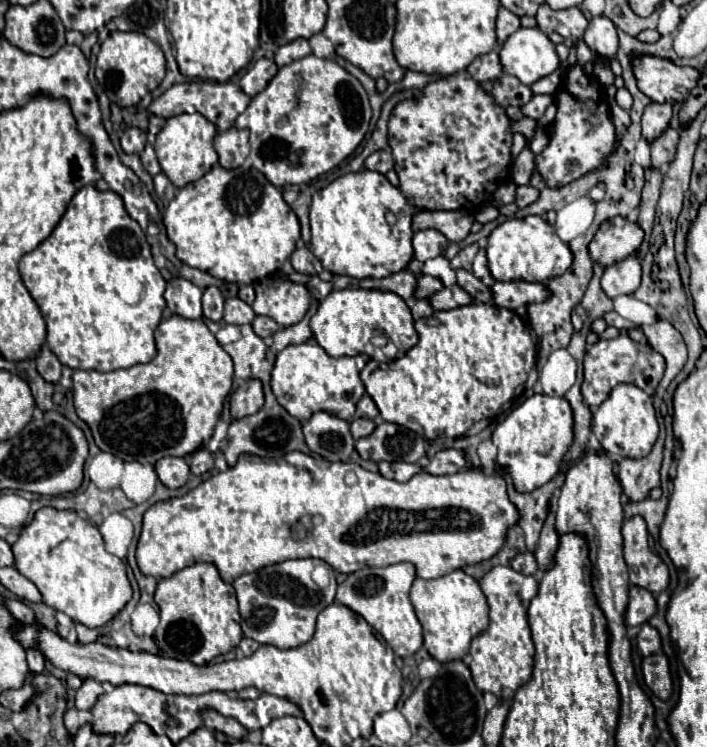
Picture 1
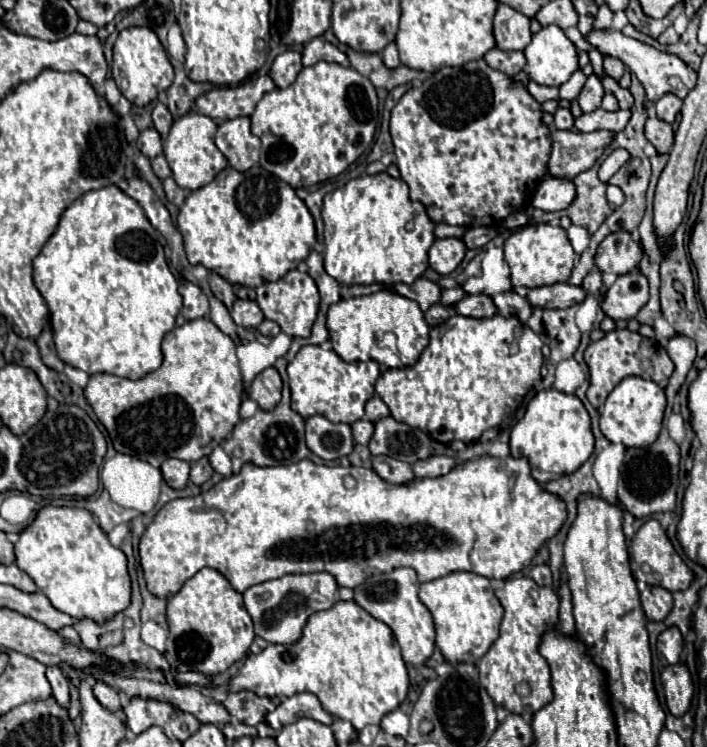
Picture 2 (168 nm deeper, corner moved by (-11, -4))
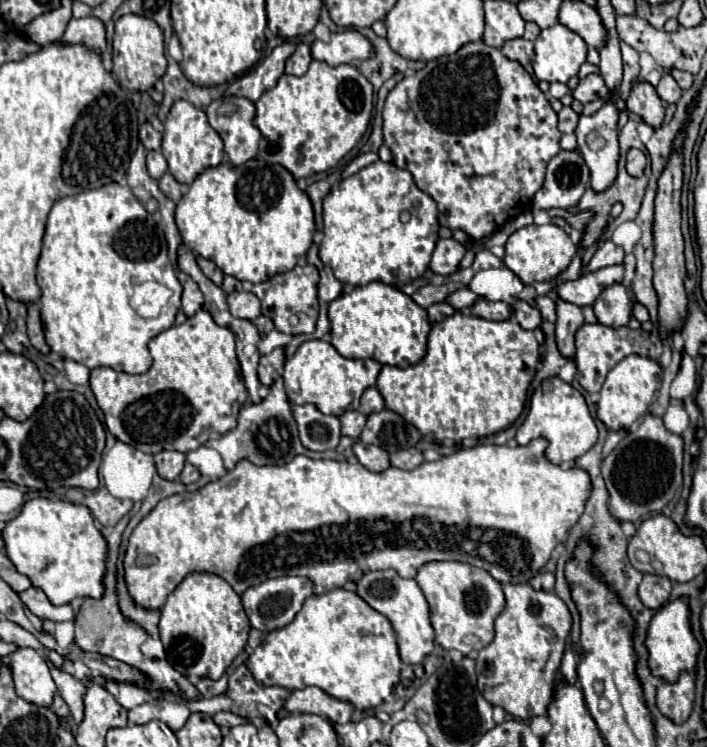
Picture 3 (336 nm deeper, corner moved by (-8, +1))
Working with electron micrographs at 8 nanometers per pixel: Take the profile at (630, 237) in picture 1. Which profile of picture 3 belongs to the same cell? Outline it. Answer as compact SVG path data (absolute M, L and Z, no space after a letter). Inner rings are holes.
M606 240L596 250L596 254L592 256L592 260L588 264L588 270L594 272L594 270L606 268L606 266L614 266L614 264L622 264L622 262L624 262L624 248L616 246L612 240Z

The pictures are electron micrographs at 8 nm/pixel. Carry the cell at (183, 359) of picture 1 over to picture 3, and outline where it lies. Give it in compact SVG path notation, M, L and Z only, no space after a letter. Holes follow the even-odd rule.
M202 308L194 316L186 318L184 324L172 326L154 336L150 340L150 352L154 364L144 374L130 376L112 368L94 368L90 372L90 388L104 412L104 422L120 442L130 444L146 454L158 454L160 450L178 450L186 454L206 444L212 432L224 434L236 426L238 410L246 402L248 392L236 360L234 334L228 328L218 326Z

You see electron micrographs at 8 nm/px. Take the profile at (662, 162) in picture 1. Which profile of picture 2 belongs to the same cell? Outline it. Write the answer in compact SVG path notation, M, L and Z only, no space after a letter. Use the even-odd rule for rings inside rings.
M655 115L645 123L645 137L657 147L657 153L669 153L673 147L673 129L669 123L663 123Z

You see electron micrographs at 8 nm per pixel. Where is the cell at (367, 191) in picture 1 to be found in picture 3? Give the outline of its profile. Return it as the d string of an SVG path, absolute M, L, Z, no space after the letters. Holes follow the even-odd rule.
M376 160L360 172L344 178L324 198L324 240L320 244L320 260L330 266L334 276L344 284L366 286L378 280L384 284L402 286L426 272L438 240L438 228L436 204L414 184L412 174L394 164Z

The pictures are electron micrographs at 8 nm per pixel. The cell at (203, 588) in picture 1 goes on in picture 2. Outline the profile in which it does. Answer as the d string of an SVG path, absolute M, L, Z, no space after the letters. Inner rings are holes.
M215 569L197 571L177 595L167 599L167 649L165 659L175 671L195 671L207 677L227 671L249 653L255 637L253 621L243 605L243 595Z

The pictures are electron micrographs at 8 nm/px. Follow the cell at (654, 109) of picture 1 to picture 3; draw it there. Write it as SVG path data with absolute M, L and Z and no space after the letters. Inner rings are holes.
M668 74L660 80L660 84L656 86L656 92L658 92L660 100L664 100L666 104L676 104L676 102L680 100L680 96L682 96L680 86L678 86L678 84L674 82L674 78L668 76Z

